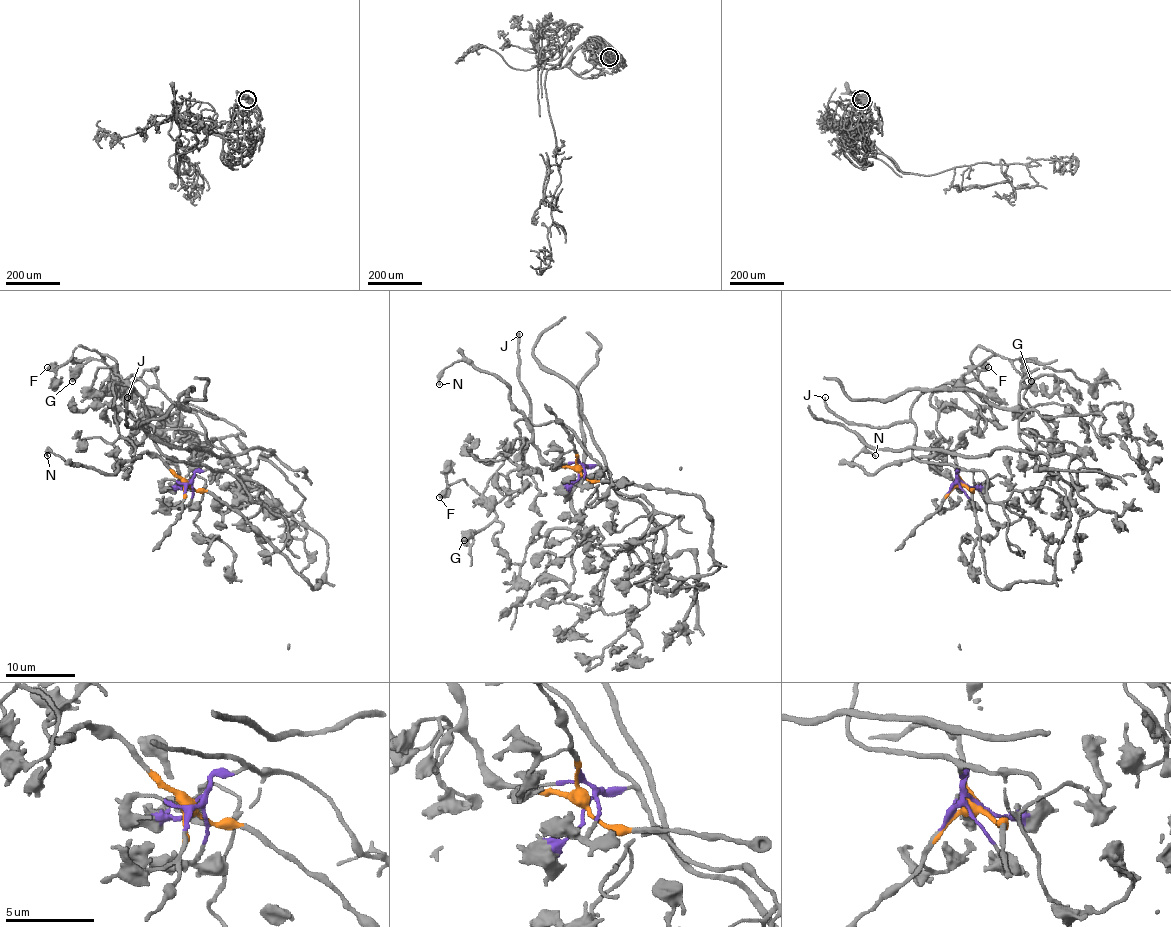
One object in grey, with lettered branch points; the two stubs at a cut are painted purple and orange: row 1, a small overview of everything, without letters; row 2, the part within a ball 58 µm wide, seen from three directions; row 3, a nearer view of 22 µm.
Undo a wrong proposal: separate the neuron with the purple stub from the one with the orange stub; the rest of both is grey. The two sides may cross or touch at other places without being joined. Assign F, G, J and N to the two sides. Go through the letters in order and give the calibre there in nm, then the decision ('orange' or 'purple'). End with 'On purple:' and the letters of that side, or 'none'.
F: 500 nm | purple
G: 440 nm | purple
J: 220 nm | purple
N: 160 nm | orange
On purple: F, G, J

